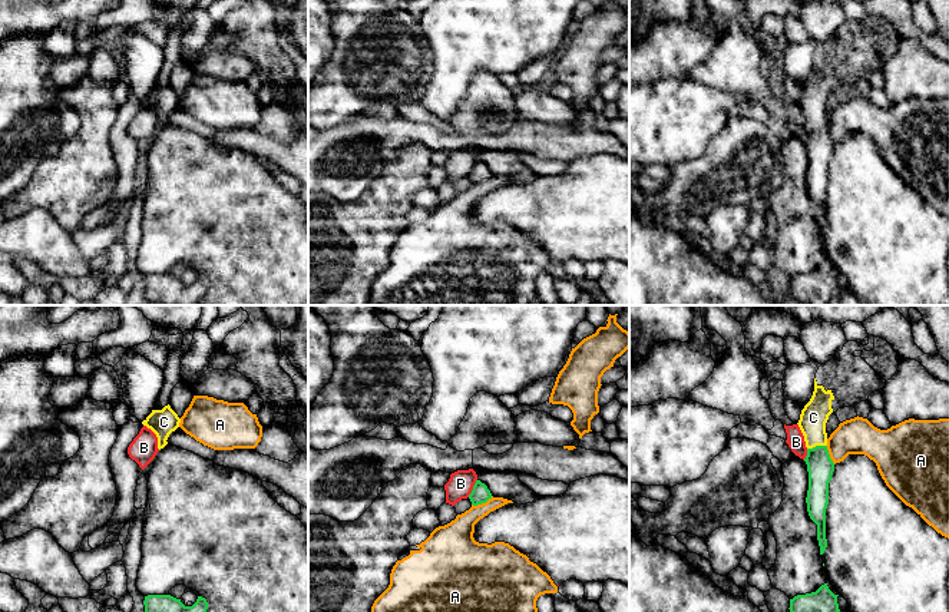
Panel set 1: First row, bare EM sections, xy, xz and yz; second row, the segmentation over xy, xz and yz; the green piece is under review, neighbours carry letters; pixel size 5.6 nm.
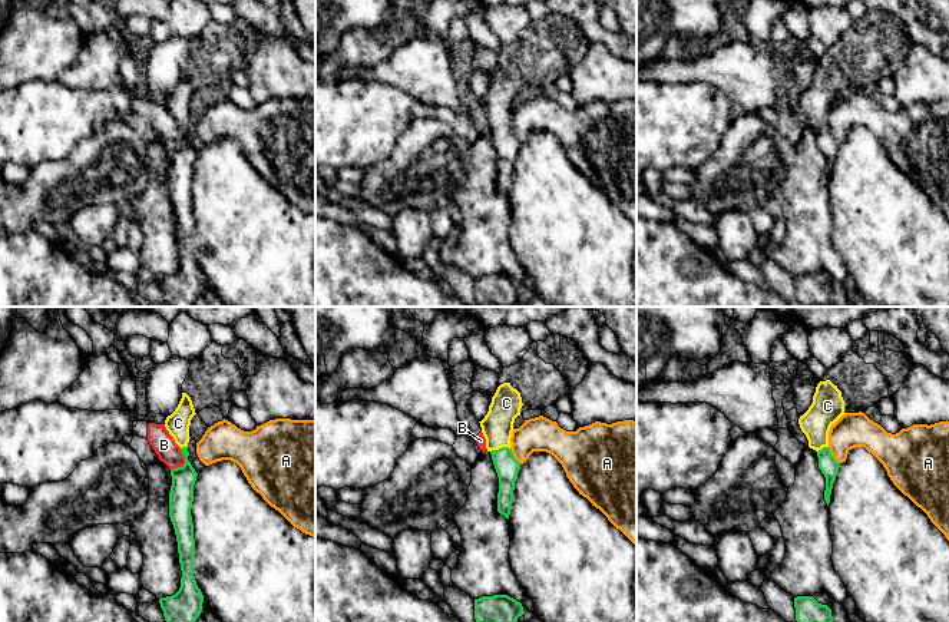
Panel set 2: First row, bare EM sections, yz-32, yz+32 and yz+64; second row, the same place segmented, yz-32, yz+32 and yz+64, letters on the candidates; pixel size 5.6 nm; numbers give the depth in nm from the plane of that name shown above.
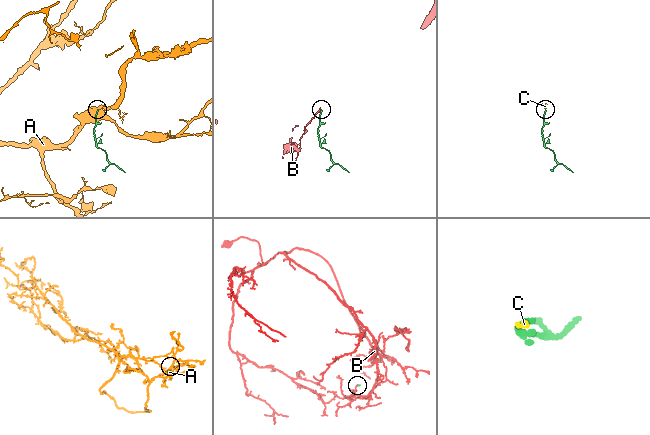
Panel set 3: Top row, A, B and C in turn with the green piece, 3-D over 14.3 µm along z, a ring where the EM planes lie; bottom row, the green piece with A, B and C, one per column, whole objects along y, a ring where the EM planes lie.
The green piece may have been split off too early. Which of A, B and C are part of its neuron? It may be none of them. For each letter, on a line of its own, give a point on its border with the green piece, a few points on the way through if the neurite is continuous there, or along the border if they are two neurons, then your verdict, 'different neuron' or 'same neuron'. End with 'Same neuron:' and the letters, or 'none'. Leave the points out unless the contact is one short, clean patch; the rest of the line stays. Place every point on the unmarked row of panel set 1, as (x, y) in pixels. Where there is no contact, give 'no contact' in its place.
A: contact xz (482, 181); border xz (492, 175), (485, 181), (472, 184); different neuron
B: contact xz (473, 166); border xz (476, 158), (468, 175); different neuron
C: contact yz (816, 125); way yz (820, 146), (816, 125), (813, 96); same neuron
Same neuron: C

